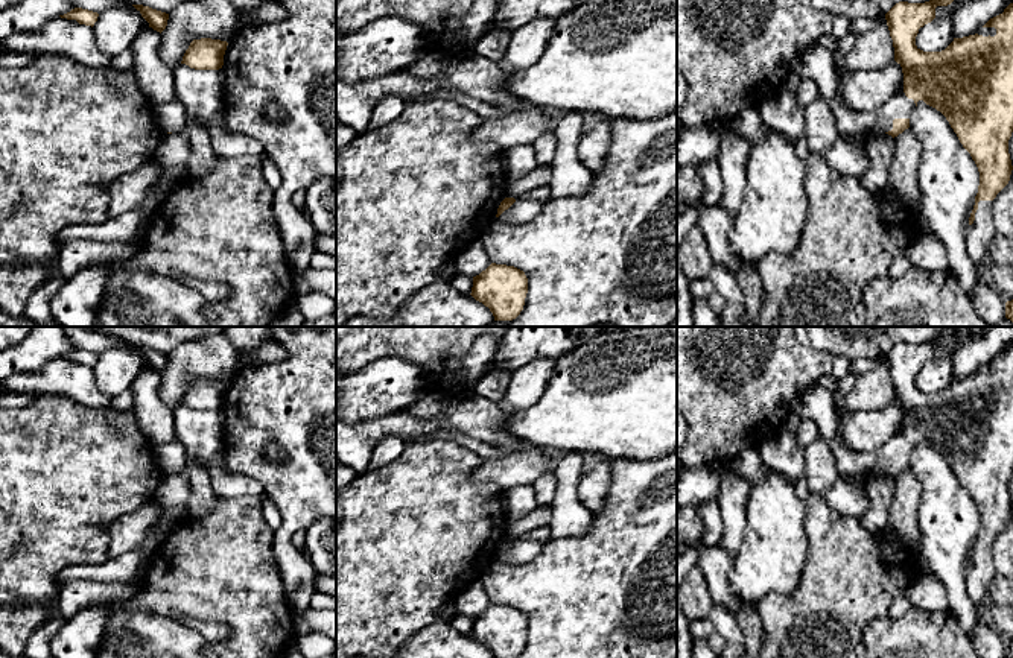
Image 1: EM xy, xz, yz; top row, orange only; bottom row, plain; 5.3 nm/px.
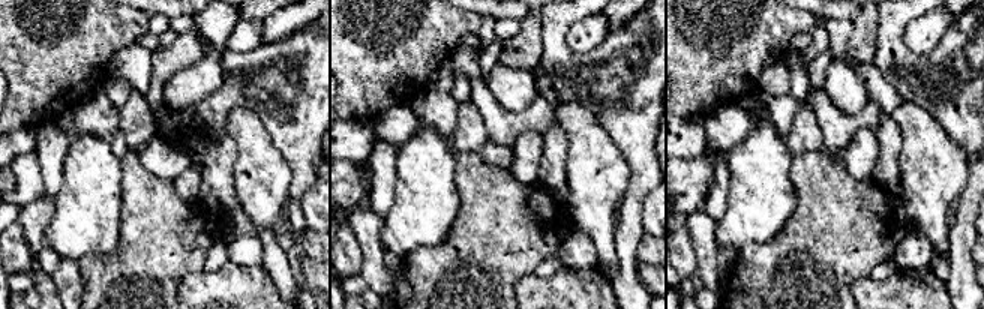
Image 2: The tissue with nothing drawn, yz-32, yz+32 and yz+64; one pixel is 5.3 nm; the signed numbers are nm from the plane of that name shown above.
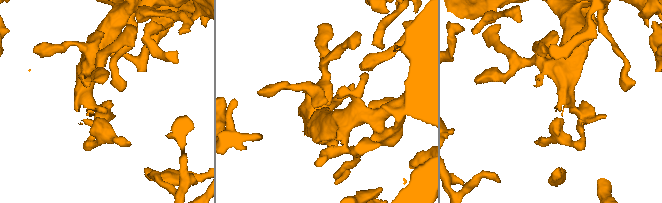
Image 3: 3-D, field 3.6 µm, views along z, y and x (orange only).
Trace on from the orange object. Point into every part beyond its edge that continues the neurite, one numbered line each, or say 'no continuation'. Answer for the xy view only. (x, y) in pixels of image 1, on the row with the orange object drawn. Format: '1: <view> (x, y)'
1: xy (171, 117)

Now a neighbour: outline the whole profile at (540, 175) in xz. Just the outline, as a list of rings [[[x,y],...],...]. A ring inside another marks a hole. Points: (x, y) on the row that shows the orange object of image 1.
[[[537,166],[526,176],[508,182],[505,188],[505,198],[514,198],[516,201],[520,198],[526,198],[532,188],[538,185],[548,185],[551,178],[552,178],[551,166]]]

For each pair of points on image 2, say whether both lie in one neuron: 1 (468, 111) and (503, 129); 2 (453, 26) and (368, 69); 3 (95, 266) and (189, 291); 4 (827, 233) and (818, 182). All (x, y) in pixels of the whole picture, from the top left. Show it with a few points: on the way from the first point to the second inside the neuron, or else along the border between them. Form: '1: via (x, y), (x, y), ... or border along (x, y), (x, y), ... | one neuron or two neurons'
1: border along (470, 99), (479, 110), (489, 138) | two neurons
2: via (432, 26), (426, 26), (393, 57), (389, 57) | one neuron
3: border along (203, 269), (189, 273), (180, 282), (176, 293) | two neurons
4: via (827, 221), (827, 194) | one neuron

